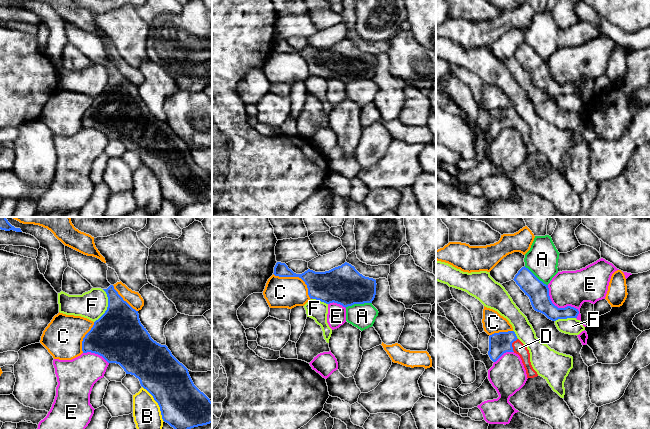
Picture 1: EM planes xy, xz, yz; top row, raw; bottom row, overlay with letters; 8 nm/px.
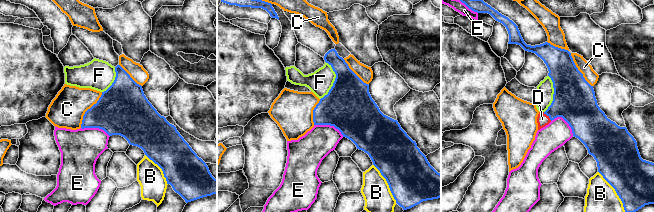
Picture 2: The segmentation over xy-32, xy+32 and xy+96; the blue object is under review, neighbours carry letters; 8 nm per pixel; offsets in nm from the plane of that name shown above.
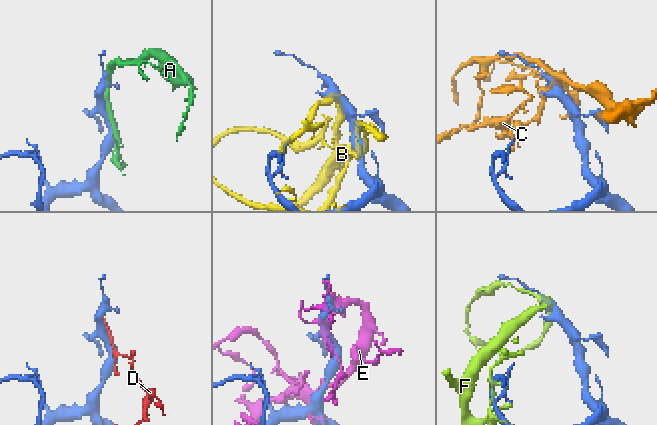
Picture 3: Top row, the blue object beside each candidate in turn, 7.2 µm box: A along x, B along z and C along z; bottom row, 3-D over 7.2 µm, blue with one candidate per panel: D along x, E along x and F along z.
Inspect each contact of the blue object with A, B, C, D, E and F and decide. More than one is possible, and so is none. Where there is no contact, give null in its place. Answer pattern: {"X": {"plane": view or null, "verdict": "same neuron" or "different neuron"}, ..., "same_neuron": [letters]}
{"A": {"plane": "xz", "verdict": "different neuron"}, "B": {"plane": "xy", "verdict": "different neuron"}, "C": {"plane": "xz", "verdict": "different neuron"}, "D": {"plane": "yz", "verdict": "same neuron"}, "E": {"plane": "yz", "verdict": "different neuron"}, "F": {"plane": "xy", "verdict": "different neuron"}, "same_neuron": ["D"]}

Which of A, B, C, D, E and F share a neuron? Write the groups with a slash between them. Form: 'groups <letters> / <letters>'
groups A B / C / D / E / F

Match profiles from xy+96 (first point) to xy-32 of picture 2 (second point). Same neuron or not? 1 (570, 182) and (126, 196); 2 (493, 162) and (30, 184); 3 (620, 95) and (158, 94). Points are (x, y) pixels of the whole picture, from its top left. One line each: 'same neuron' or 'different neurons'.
1: different neurons
2: different neurons
3: same neuron

